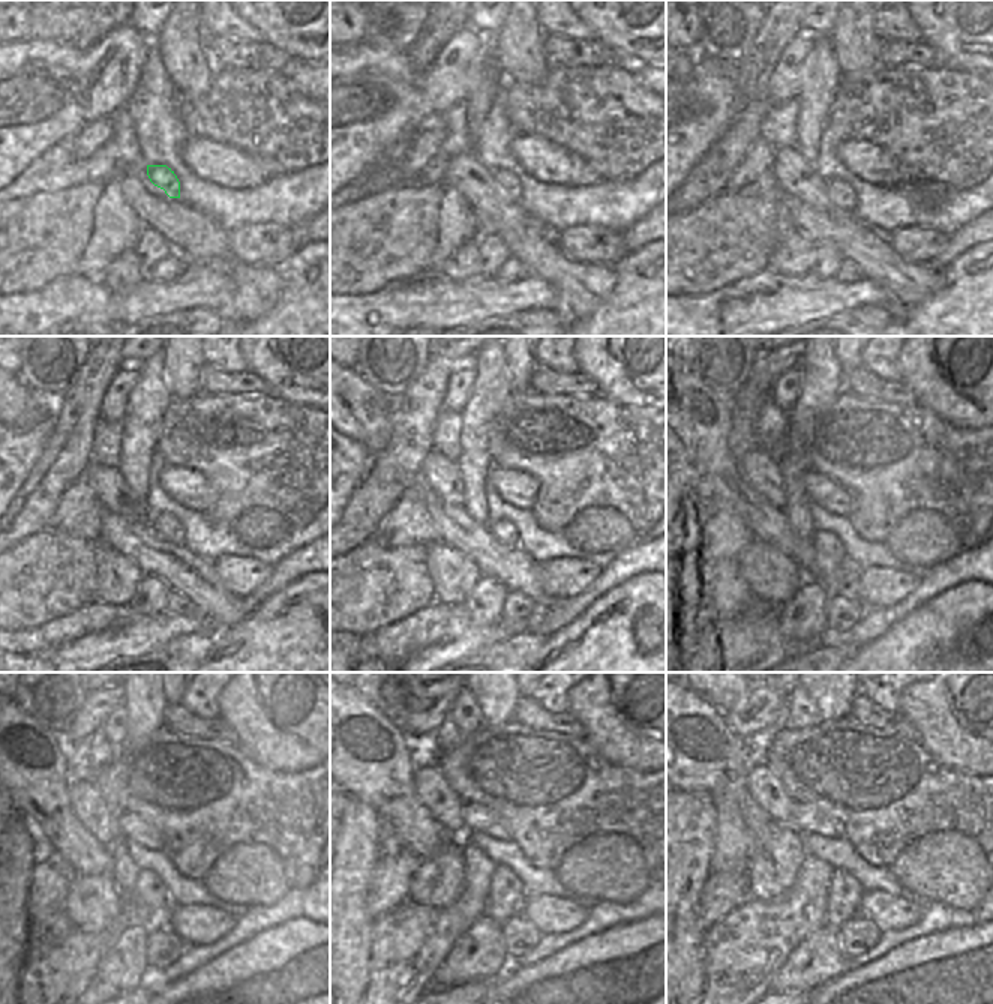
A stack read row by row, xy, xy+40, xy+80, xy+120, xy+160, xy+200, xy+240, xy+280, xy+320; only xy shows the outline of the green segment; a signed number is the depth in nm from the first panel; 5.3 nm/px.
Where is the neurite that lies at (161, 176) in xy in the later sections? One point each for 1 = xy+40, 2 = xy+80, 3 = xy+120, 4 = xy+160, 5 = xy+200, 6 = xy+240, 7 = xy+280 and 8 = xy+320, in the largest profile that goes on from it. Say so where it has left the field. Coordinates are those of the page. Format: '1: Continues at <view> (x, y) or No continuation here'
1: Continues at xy+40 (504, 180)
2: Continues at xy+80 (842, 192)
3: Continues at xy+120 (164, 524)
4: Continues at xy+160 (503, 530)
5: Continues at xy+200 (831, 563)
6: Continues at xy+240 (158, 904)
7: Continues at xy+280 (506, 898)
8: Continues at xy+320 (845, 892)

